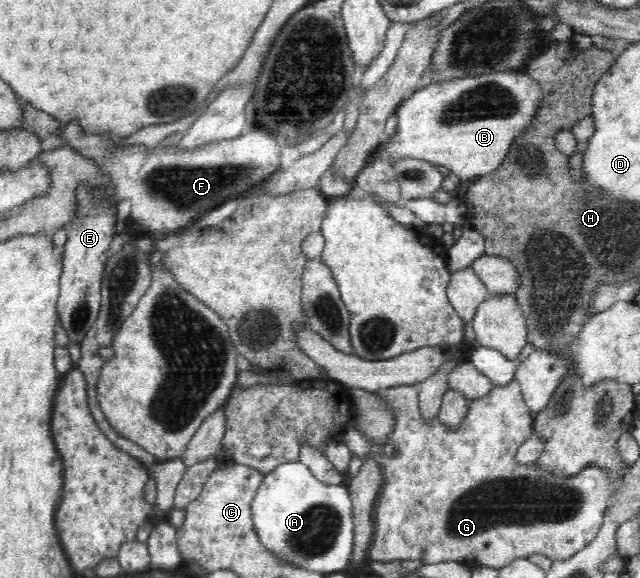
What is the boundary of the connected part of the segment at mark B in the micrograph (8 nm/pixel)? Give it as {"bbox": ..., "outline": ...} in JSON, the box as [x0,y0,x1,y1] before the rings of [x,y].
{"bbox":[371,70,541,181],"outline":[[[514,70],[490,71],[477,74],[476,77],[460,77],[424,84],[397,107],[394,114],[398,121],[394,135],[378,144],[371,157],[383,159],[390,164],[397,158],[412,157],[437,166],[443,165],[462,181],[476,179],[500,168],[512,141],[532,125],[541,95],[541,88],[536,80],[527,73]]]}

